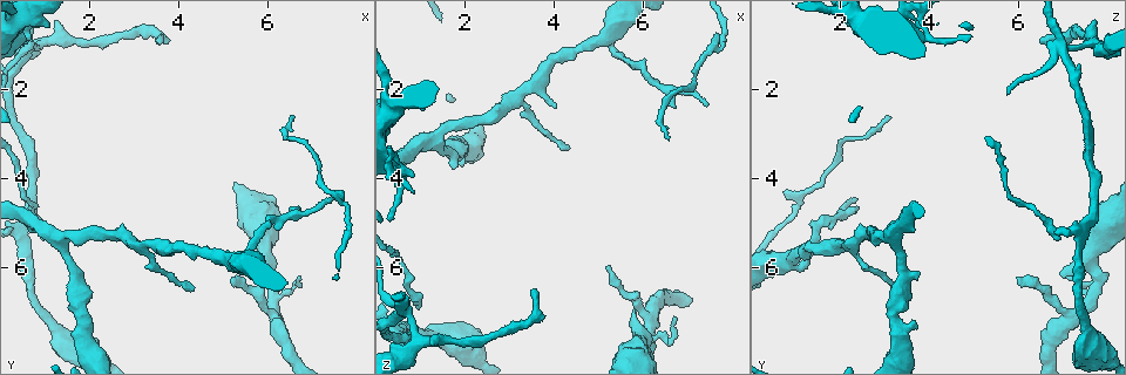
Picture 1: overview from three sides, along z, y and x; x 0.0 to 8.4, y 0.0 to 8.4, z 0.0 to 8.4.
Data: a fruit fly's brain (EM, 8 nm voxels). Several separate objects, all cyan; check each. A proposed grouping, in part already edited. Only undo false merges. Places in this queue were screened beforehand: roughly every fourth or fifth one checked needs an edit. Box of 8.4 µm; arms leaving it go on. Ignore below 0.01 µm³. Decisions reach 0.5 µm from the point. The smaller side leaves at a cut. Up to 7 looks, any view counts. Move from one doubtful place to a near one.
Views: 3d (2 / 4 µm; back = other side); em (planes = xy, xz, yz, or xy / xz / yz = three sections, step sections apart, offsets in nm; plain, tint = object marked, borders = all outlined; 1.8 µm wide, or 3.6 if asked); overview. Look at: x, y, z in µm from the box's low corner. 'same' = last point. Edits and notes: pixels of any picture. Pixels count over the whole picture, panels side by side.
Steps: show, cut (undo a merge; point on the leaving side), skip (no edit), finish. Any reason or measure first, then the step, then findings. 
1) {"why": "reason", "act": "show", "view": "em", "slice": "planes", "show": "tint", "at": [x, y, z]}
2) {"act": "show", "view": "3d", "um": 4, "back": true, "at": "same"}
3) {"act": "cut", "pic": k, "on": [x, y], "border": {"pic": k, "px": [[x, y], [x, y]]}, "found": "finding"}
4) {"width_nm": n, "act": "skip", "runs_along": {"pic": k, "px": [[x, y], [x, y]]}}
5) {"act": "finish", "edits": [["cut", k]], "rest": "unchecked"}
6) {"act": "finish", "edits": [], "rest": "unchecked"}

{"act": "show", "view": "3d", "um": 4, "at": [6.20, 7.05, 7.30]}

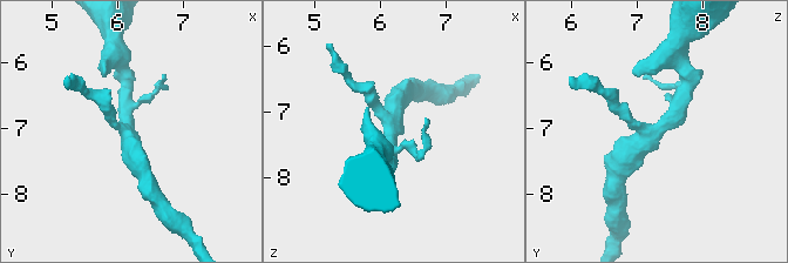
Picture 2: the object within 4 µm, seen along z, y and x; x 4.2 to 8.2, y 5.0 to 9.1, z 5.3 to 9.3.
{"act": "show", "view": "em", "slice": "planes", "show": "tint", "at": [6.15, 7.05, 7.25]}

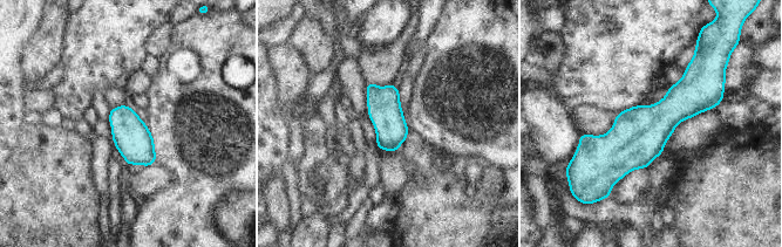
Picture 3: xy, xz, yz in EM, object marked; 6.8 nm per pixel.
{"width_nm": 220, "act": "skip", "runs_along": {"pic": 3, "px": [[716, 97], [631, 143], [583, 139]]}, "found": "continuous, no second neuron"}

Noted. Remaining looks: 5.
{"why": "abrupt turn", "act": "show", "view": "em", "slice": "xy", "step": 8, "show": "tint", "at": [3.60, 0.90, 7.10]}

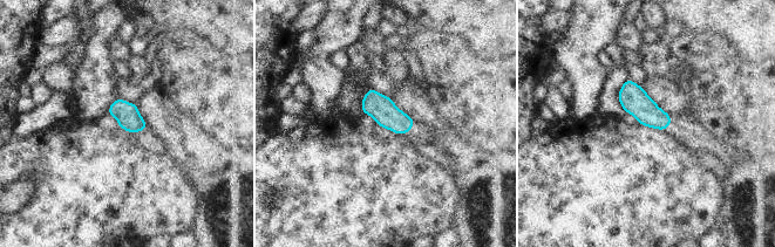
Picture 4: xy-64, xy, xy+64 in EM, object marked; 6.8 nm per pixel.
{"why": "another direction", "act": "show", "view": "em", "slice": "planes", "show": "tint", "at": "same"}

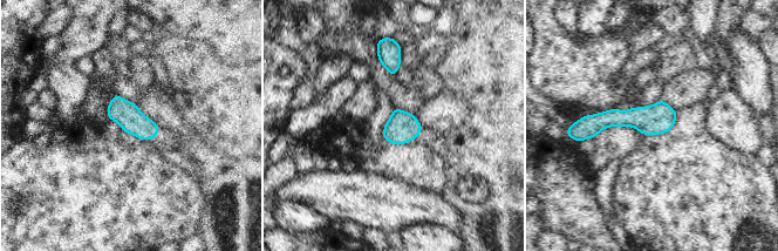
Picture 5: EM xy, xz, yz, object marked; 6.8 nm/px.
{"act": "skip", "runs_along": {"pic": 5, "px": [[673, 113], [662, 117], [586, 122]]}, "found": "continuous, no second neuron"}

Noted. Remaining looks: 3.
{"why": "branch point", "act": "show", "view": "3d", "um": 2, "at": [0.70, 1.20, 7.00]}

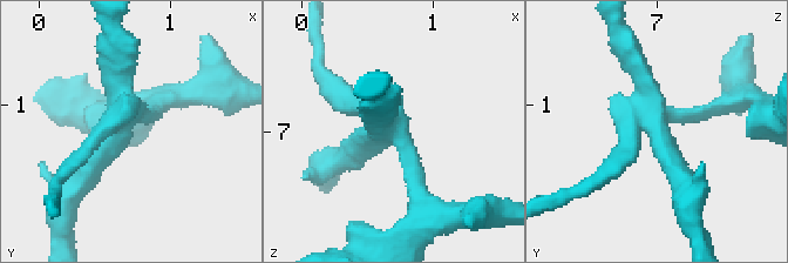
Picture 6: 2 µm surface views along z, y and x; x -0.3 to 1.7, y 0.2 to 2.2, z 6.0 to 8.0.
{"arms": 4, "act": "show", "view": "em", "slice": "xz", "step": 8, "show": "tint", "at": [0.66, 1.12, 7.04]}

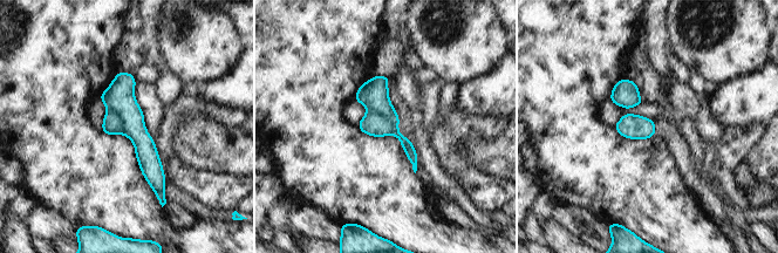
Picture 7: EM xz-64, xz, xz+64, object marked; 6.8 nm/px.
{"act": "cut", "pic": 7, "on": [374, 94], "part_leaving": {"pic": 7, "px": [[120, 75], [122, 101], [158, 190]]}, "found": "two neurons meet here"}

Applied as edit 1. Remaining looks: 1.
{"act": "finish", "edits": [["cut", 7]], "rest": "unchecked"}

